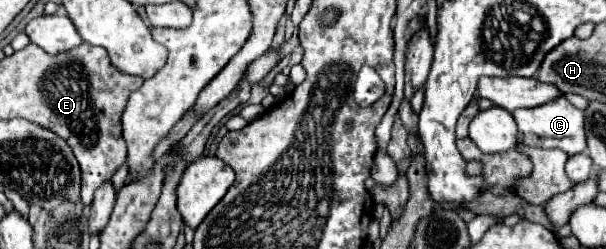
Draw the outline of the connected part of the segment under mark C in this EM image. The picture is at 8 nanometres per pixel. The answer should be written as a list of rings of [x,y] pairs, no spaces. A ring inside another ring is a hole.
[[[563,96],[557,102],[549,102],[539,108],[519,108],[513,112],[513,118],[519,126],[517,142],[523,146],[535,148],[559,148],[569,156],[585,152],[585,130],[583,130],[583,112],[569,104]]]

